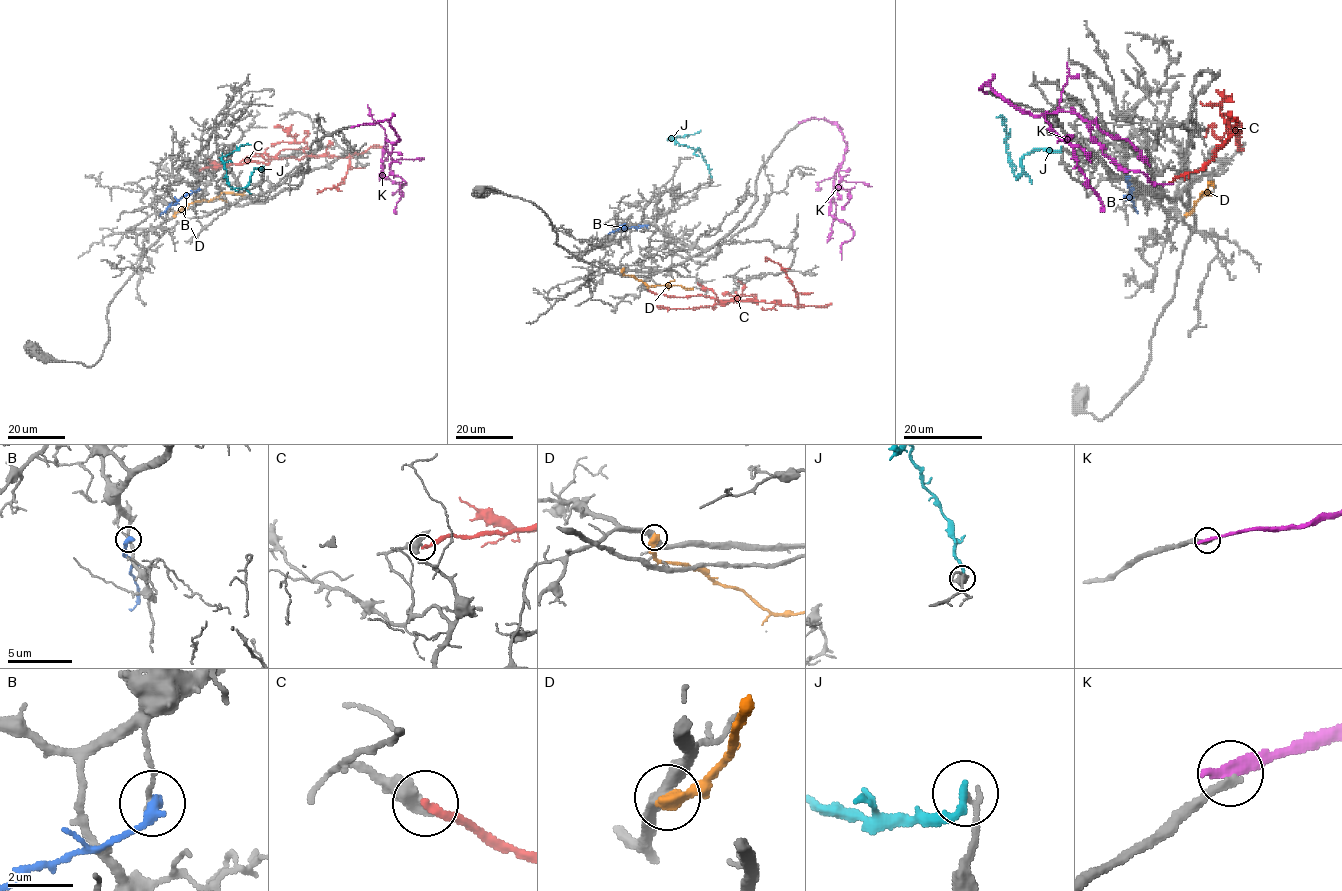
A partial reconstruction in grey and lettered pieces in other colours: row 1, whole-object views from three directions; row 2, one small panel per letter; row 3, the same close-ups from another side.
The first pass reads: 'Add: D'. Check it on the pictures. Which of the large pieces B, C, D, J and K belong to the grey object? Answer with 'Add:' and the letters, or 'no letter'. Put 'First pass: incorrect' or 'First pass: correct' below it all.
Add: no letter
First pass: incorrect

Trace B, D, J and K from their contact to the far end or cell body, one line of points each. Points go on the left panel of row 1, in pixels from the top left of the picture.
B: (199, 188), (172, 203), (160, 215)
D: (175, 216), (189, 204), (214, 199), (222, 192), (245, 192)
J: (263, 167), (252, 172), (245, 187), (229, 186), (222, 158), (240, 146), (252, 145)
K: (353, 126), (386, 120), (398, 135), (395, 143), (385, 141), (381, 159), (381, 174), (406, 184), (393, 193)

